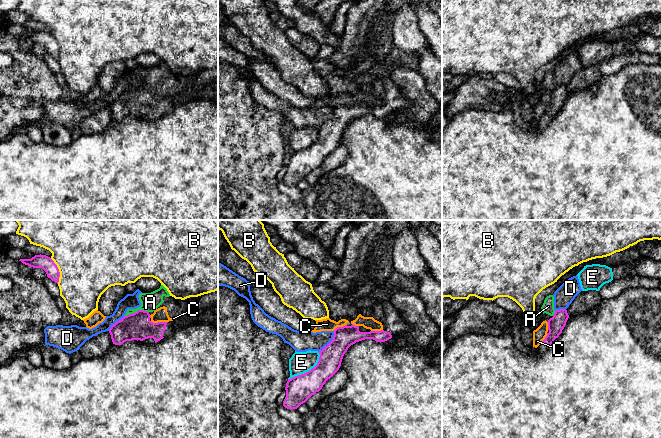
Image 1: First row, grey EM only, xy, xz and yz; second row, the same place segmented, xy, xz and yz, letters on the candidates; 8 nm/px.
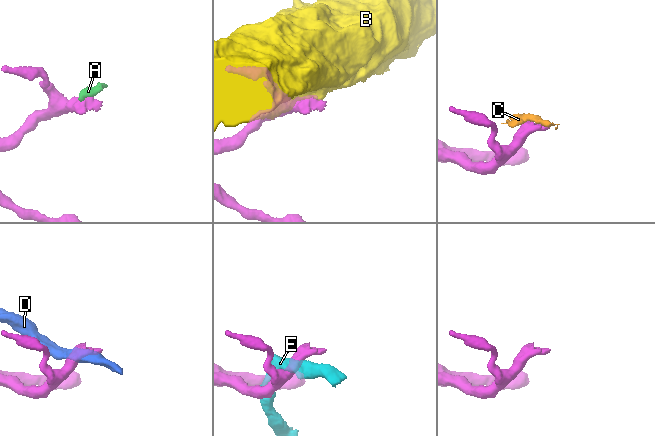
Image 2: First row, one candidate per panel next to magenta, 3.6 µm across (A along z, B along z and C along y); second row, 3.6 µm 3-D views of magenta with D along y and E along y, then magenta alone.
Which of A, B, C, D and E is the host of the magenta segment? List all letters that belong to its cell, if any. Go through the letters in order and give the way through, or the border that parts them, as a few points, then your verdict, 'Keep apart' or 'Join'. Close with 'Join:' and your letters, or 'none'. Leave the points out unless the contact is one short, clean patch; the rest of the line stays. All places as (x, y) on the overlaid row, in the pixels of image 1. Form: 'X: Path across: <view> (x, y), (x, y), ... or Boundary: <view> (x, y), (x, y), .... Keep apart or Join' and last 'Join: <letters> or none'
A: Boundary: xy (148, 311), (137, 310), (124, 316). Keep apart
B: Keep apart
C: Keep apart
D: Boundary: xz (334, 331), (333, 338), (318, 351). Keep apart
E: Keep apart
Join: none

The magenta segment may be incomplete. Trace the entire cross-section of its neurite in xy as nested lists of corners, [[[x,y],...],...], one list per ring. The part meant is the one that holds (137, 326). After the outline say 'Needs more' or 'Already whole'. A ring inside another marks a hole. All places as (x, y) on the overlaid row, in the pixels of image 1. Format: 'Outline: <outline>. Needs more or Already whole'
Outline: [[[138,310],[133,314],[124,316],[109,329],[113,344],[122,345],[126,341],[140,340],[146,344],[154,344],[172,335],[172,333],[185,325],[176,325],[173,321],[153,323],[150,321],[148,311]]]. Needs more

